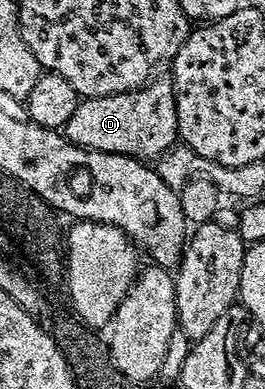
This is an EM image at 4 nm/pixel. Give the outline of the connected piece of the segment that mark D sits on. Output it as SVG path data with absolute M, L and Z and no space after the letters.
M151 79L133 92L83 99L62 129L67 141L97 152L119 152L139 158L161 158L179 143L174 86L169 79Z

